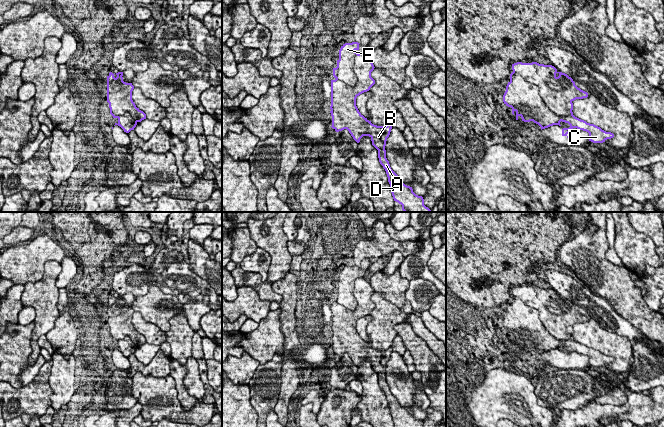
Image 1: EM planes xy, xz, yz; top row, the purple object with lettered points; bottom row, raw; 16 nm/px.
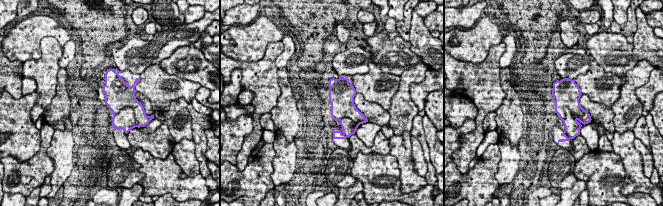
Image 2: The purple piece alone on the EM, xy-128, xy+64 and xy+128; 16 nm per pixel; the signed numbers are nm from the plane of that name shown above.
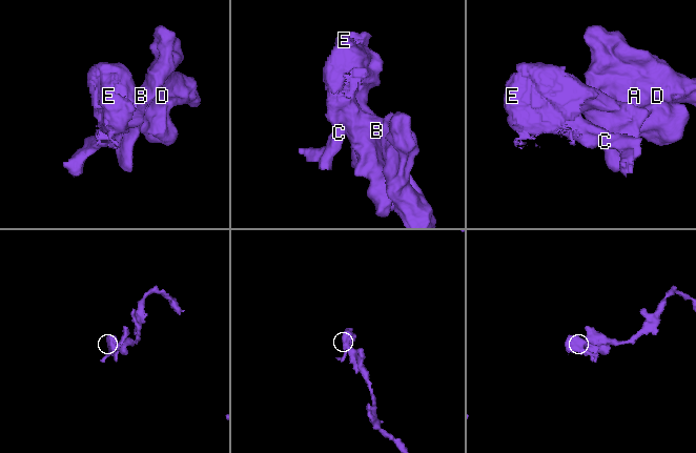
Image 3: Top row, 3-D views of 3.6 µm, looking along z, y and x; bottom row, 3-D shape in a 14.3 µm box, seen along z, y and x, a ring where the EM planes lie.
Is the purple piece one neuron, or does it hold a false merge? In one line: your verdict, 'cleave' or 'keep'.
cleave

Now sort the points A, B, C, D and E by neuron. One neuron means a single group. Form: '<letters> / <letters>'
A B D / C E

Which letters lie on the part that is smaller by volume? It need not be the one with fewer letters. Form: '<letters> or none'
C, E

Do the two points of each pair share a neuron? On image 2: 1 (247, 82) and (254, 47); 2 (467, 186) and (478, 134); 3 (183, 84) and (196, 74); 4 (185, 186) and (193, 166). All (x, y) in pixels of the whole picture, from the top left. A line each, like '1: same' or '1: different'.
1: different
2: different
3: different
4: different

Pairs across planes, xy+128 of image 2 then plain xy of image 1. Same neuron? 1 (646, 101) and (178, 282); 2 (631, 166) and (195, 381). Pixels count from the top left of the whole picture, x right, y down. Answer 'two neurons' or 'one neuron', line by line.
1: two neurons
2: two neurons

